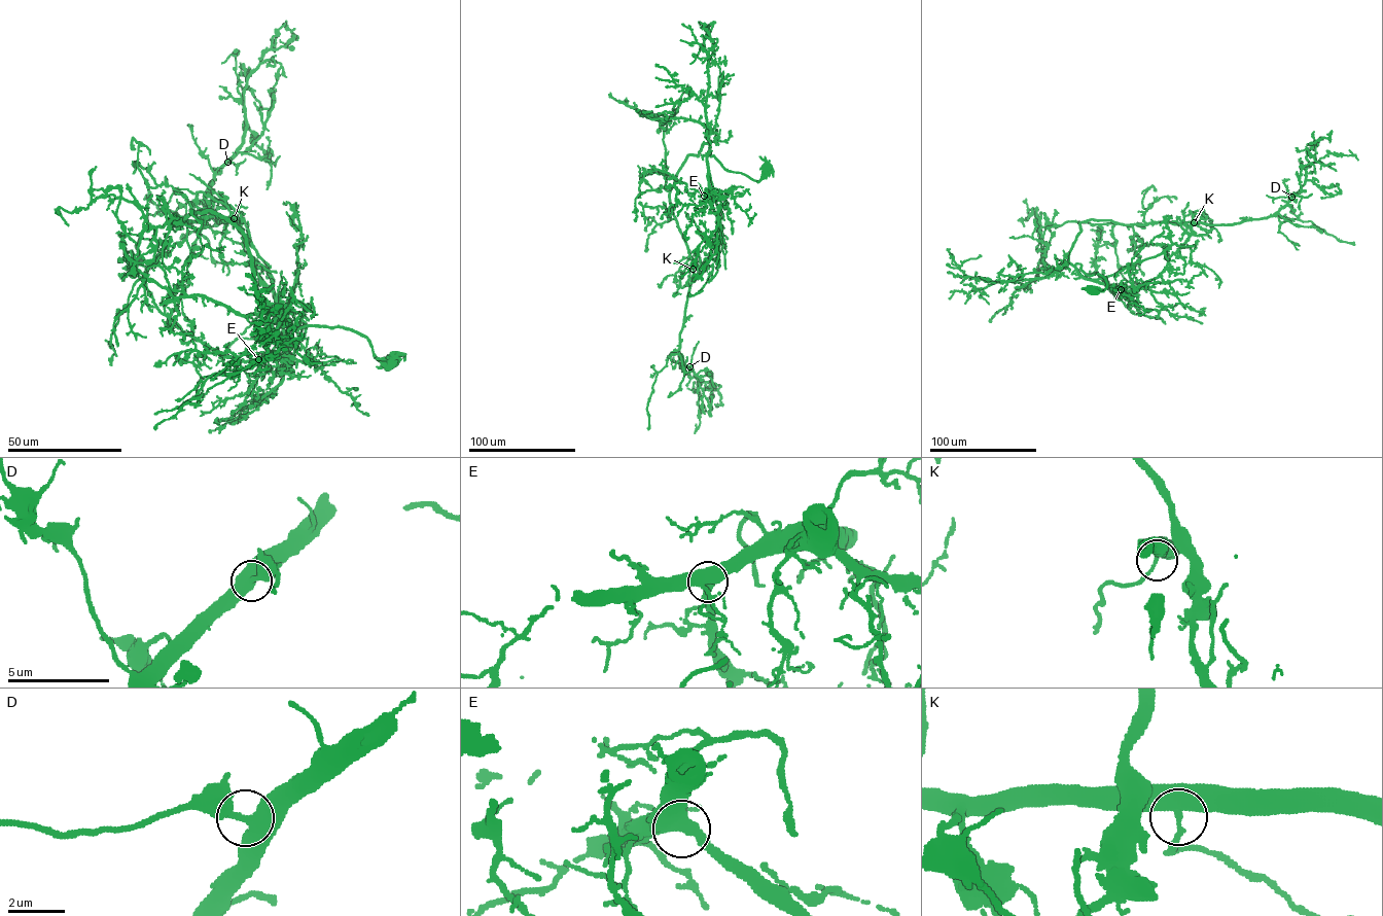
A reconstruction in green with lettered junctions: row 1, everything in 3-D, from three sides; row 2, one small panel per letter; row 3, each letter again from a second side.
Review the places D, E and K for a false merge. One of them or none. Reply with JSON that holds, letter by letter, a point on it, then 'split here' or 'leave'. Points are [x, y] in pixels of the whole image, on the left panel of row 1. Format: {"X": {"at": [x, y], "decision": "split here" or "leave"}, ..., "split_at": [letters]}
{"D": {"at": [227, 162], "decision": "leave"}, "E": {"at": [258, 359], "decision": "leave"}, "K": {"at": [234, 218], "decision": "leave"}, "split_at": []}

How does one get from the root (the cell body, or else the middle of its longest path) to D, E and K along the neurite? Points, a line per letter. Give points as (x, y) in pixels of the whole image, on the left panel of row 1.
D: (391, 358), (271, 305), (271, 353), (269, 266), (206, 209), (227, 162)
E: (391, 358), (379, 360), (370, 342), (350, 329), (290, 329), (271, 305), (264, 331), (270, 353), (258, 359)
K: (391, 358), (379, 360), (350, 329), (290, 329), (271, 305), (272, 354), (286, 340), (273, 277), (234, 218)

